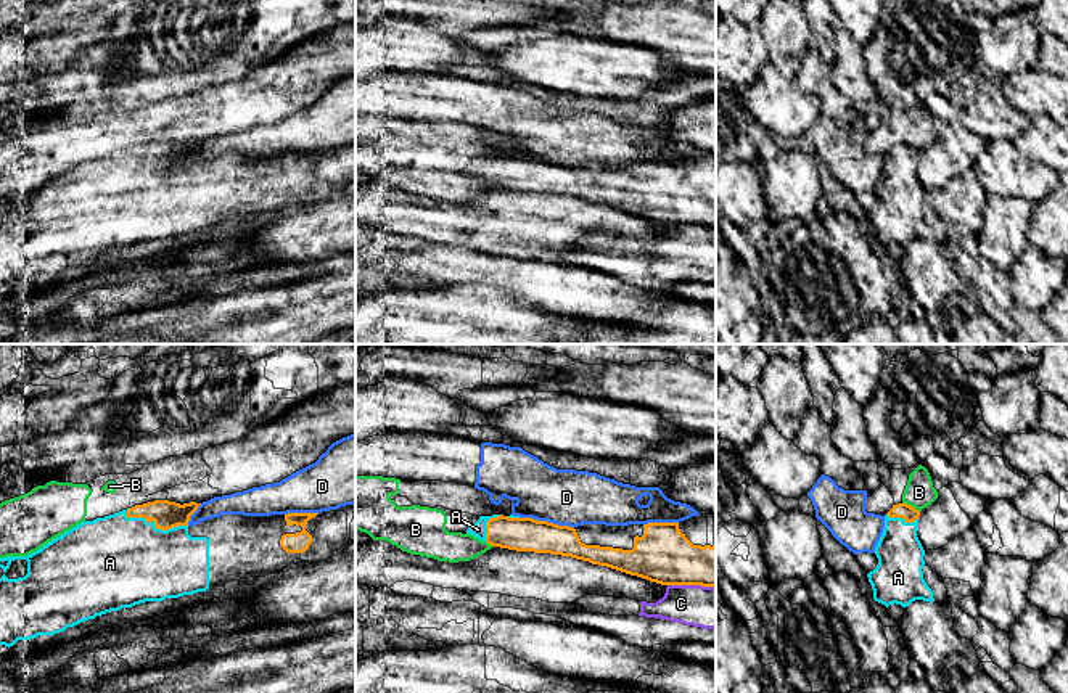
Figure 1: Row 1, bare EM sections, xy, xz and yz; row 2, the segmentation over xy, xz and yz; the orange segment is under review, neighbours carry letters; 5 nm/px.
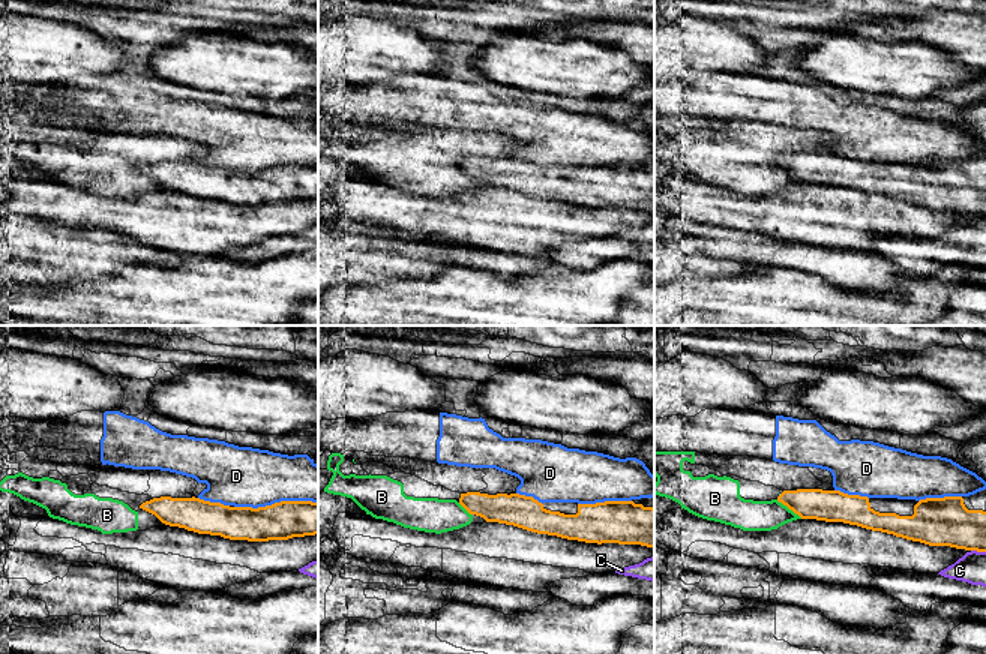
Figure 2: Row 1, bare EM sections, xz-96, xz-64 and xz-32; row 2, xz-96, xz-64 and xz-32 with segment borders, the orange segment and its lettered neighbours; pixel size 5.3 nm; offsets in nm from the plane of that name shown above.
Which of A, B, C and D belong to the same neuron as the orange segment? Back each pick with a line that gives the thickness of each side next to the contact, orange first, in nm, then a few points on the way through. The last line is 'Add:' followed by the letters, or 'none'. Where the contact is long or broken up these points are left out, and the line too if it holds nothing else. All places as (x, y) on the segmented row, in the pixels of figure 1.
A: Thickness 140 nm (orange) against 460 nm
Add: A

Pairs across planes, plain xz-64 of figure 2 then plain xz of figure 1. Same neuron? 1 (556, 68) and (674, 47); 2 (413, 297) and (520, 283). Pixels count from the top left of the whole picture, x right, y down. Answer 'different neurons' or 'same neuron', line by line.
1: different neurons
2: different neurons

